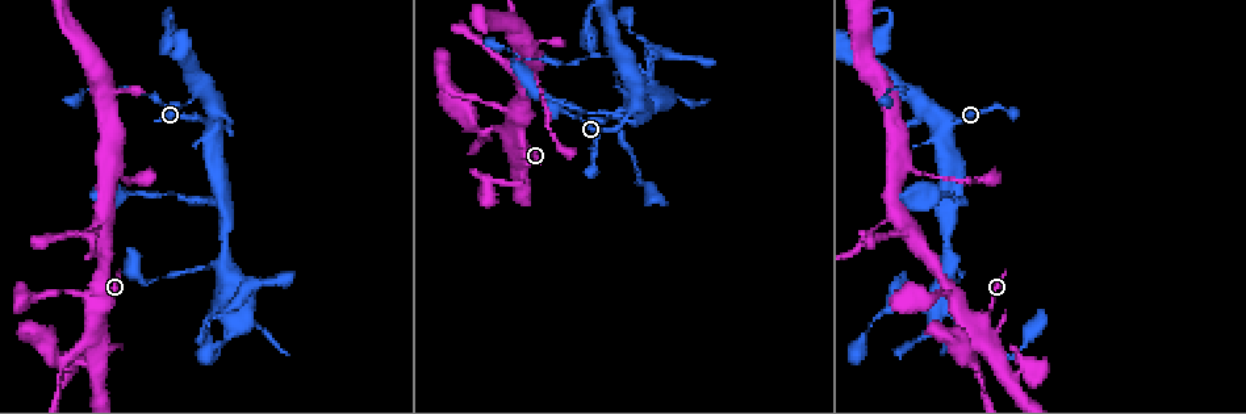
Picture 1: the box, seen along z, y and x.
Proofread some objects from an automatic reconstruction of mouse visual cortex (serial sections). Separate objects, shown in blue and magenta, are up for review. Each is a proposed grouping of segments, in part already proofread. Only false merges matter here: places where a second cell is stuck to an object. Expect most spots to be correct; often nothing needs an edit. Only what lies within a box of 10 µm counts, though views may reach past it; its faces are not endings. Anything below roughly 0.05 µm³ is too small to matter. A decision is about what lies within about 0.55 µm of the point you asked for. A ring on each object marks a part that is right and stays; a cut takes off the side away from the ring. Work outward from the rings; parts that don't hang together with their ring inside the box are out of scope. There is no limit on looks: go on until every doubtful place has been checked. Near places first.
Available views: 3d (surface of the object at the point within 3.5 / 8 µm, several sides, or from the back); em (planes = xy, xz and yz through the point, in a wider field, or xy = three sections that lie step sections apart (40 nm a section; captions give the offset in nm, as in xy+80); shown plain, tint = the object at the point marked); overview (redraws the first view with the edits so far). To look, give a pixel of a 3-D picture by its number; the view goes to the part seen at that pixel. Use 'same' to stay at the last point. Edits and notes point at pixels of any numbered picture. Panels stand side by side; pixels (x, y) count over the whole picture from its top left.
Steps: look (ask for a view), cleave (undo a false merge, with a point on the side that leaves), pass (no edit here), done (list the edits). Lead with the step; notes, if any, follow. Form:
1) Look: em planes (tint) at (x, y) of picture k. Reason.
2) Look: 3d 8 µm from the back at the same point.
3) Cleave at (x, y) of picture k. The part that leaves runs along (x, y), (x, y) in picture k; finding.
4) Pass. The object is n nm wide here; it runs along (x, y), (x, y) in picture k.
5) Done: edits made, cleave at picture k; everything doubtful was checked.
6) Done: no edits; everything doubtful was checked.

Look: 3d 8 µm at (623, 59) of picture 1. Branch point.

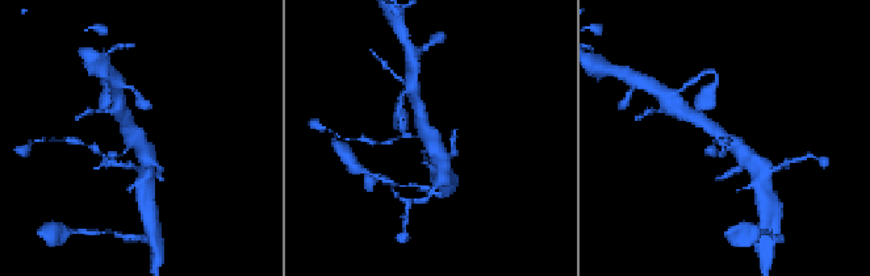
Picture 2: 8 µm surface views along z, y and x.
Look: em planes (tint) at the same point. Shape alone is not enough.

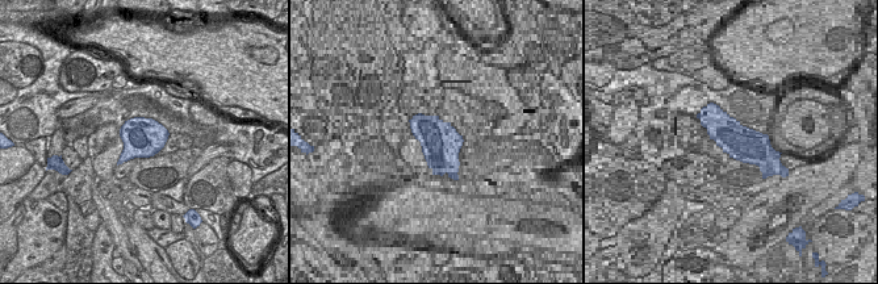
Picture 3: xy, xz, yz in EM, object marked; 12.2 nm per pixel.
Pass. 3 arms meet here; the arms are 100, 350, 400 nm wide; it runs along (755, 159), (698, 118) in picture 2; continuous, no second cell.

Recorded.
Look: 3d 3.5 µm at (223, 263) of picture 1. Three-way junction.

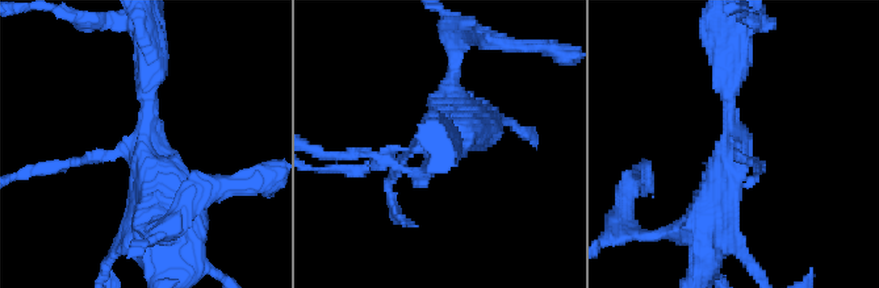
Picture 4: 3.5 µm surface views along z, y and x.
Look: em xy step 3 (tint) at (148, 150) of picture 4. 3 arms meet here; the arms are 150, 300, 500 nm wide.

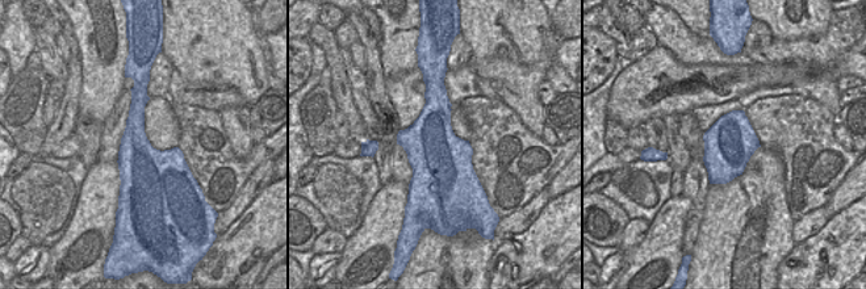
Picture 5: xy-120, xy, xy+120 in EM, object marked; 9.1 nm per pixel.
Look: em planes (tint) at the same point. Another direction.

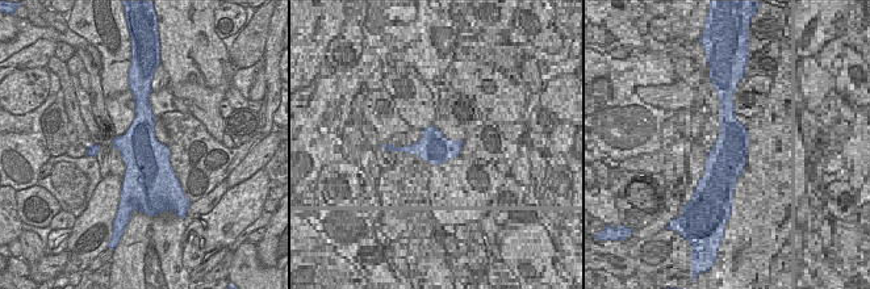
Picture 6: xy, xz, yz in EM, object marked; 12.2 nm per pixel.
Pass. The object is 550 nm wide here; it runs along (731, 59), (737, 153), (711, 225) in picture 4; all the same cell.

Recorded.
Look: 3d 3.5 µm from the back at (201, 332) of picture 1. A narrow waist.

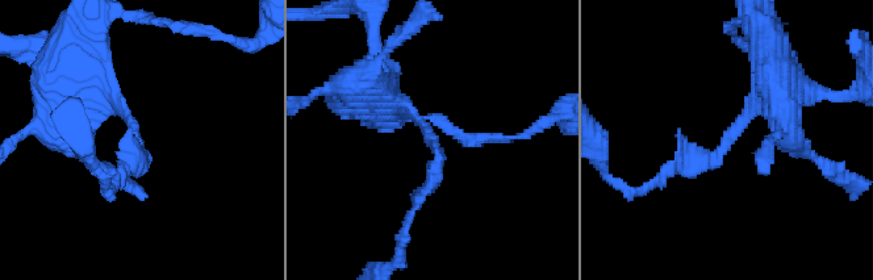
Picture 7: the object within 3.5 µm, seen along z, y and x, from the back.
Look: em xy step 5 (tint) at (434, 142) of picture 7. The arms are 150, 200 nm wide; shape alone is not enough.

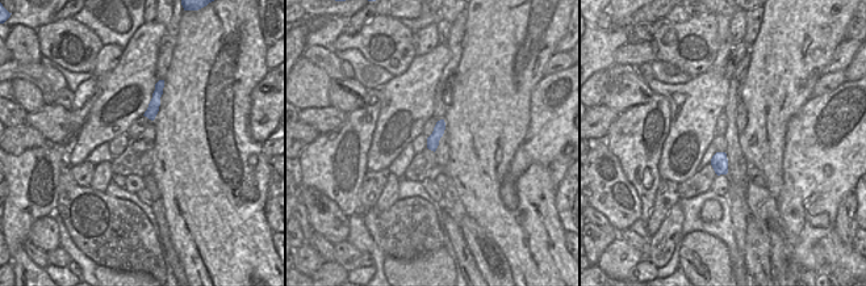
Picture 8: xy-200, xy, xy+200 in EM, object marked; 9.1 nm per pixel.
Pass. It runs along (776, 90), (718, 154), (661, 175) in picture 7; one cell here.

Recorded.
Look: 3d 3.5 µm at (232, 308) of picture 1. Abrupt turn.

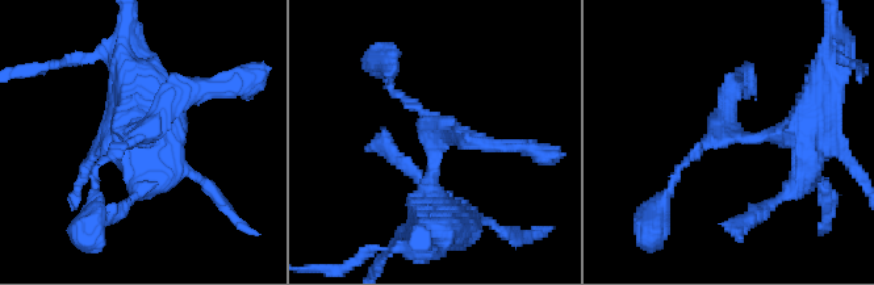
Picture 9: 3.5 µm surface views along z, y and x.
Look: em planes (tint) at (738, 137) of picture 9. 3 arms meet here; the arms are 150, 250, 400 nm wide.

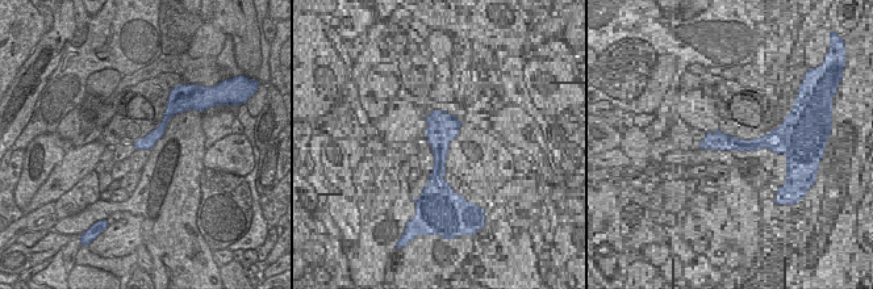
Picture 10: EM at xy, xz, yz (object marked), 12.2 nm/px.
Pass. It runs along (170, 111), (162, 128), (140, 146) in picture 10; one cell here.

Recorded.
Look: 3d 3.5 µm at (484, 132) of picture 1. Three arms meet.

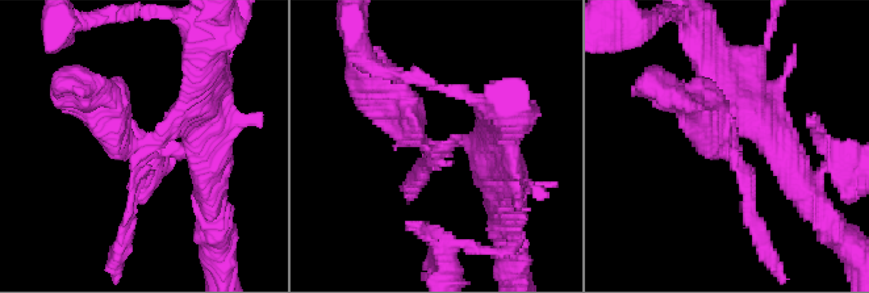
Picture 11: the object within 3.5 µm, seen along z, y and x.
Look: em planes (tint) at (730, 144) of picture 11. 3 arms meet here; the arms are 150, 350, 400 nm wide; now the EM.

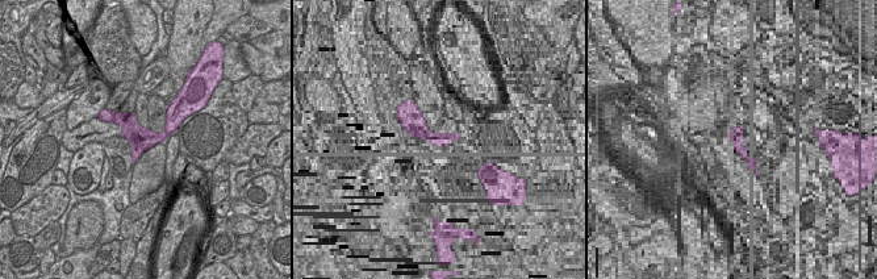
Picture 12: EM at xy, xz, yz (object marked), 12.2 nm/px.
Pass. It runs along (178, 112), (161, 137), (109, 119) in picture 12; continuous, no second cell.

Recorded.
Done: no edits; everything doubtful was checked.

